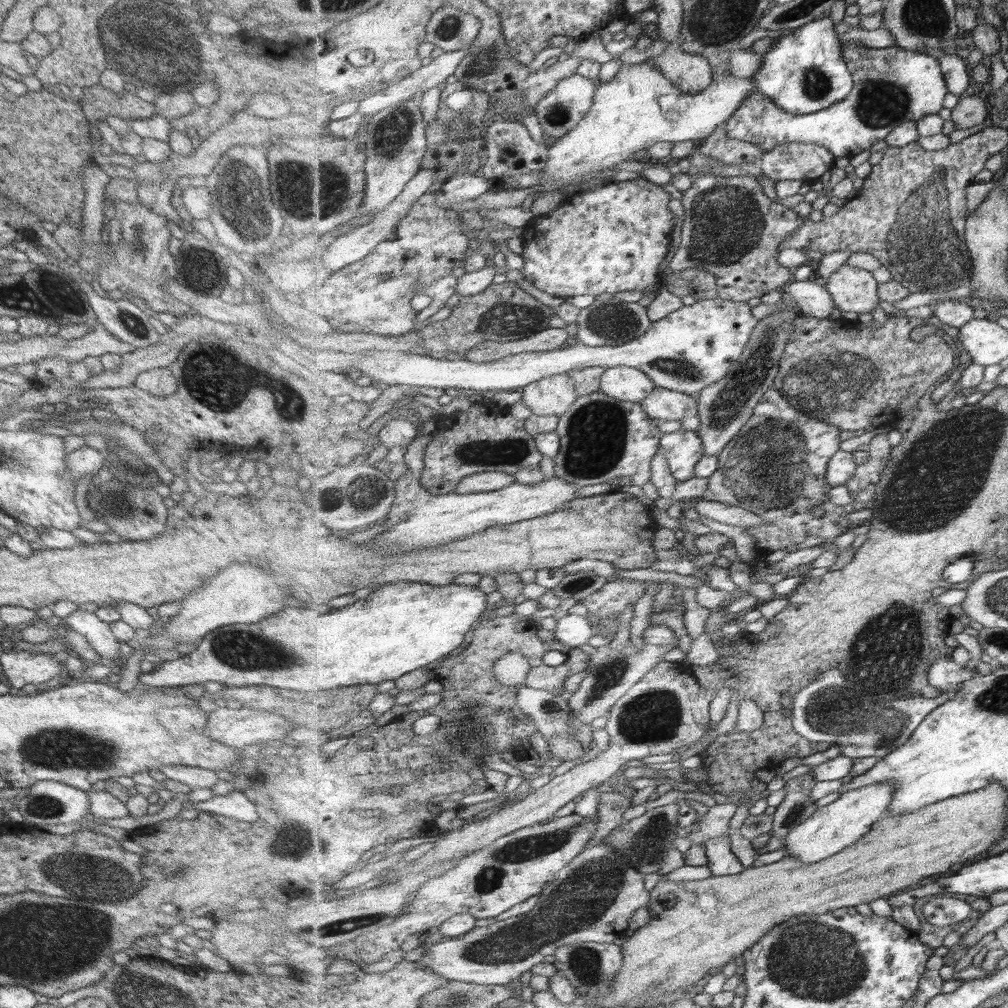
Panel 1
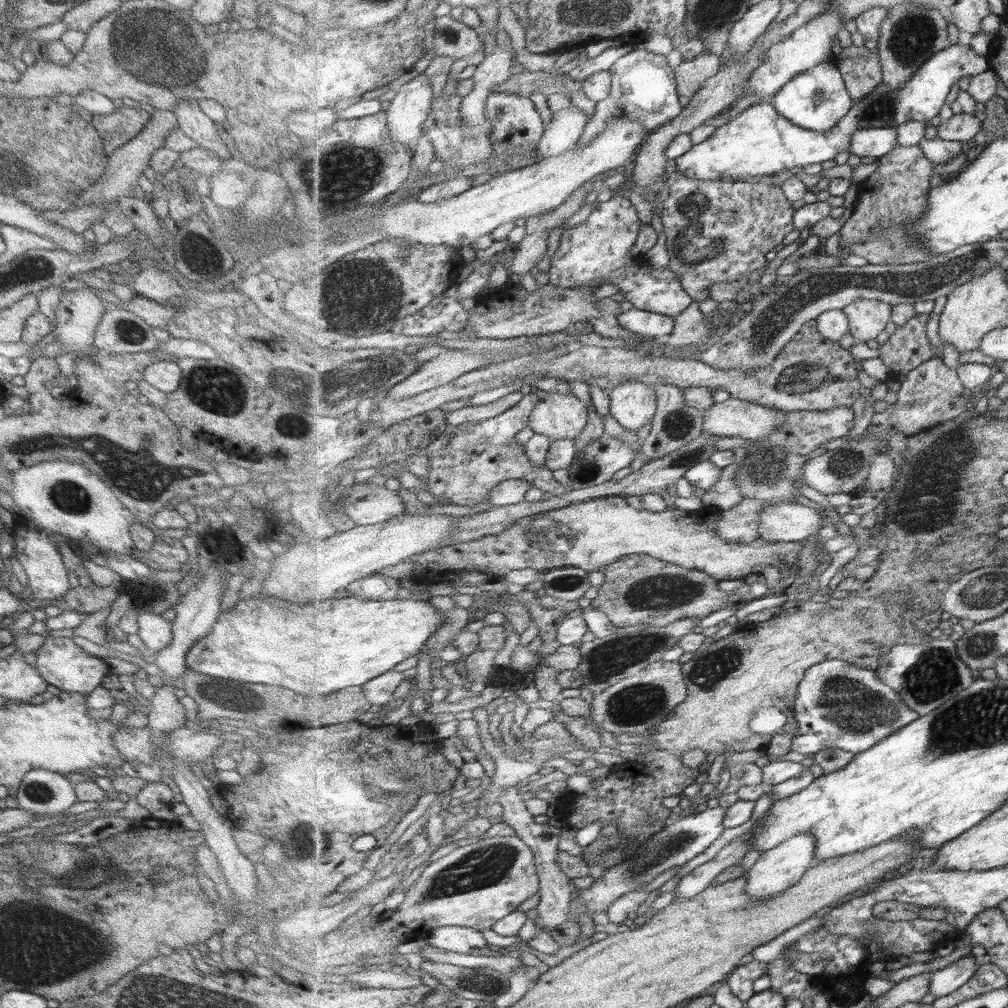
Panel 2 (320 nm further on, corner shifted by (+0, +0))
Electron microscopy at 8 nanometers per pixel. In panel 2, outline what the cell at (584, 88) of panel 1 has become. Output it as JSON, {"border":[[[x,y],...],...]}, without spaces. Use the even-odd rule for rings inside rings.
{"border":[[[574,104],[574,107],[568,107],[567,109],[560,109],[555,111],[551,115],[551,121],[546,125],[544,137],[538,142],[535,154],[539,158],[551,158],[552,156],[561,156],[570,150],[573,150],[578,146],[580,138],[585,132],[589,118],[587,114]]]}

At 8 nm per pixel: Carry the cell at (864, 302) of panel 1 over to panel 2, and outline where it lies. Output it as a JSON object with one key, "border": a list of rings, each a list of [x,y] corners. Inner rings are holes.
{"border":[[[861,299],[844,309],[850,322],[850,334],[856,342],[875,341],[892,320],[893,305],[879,300]]]}

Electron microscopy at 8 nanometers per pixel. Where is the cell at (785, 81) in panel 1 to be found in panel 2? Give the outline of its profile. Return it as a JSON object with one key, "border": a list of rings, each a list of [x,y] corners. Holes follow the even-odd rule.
{"border":[[[825,62],[815,66],[808,73],[797,75],[788,82],[771,100],[773,106],[785,118],[801,128],[815,132],[828,132],[845,118],[854,105],[854,99],[848,91],[843,74],[835,63]]]}

